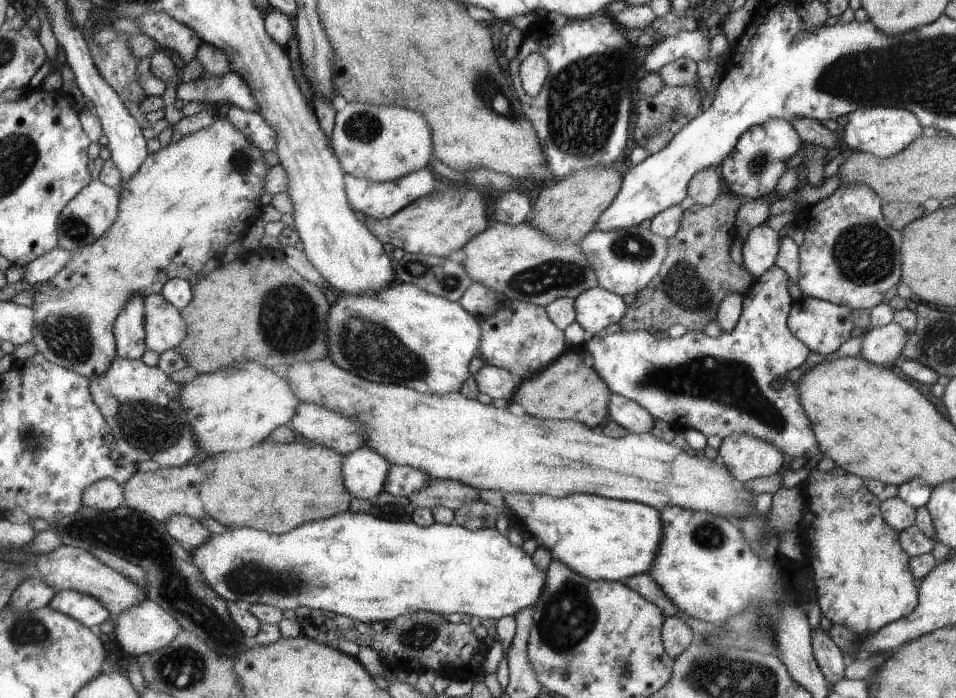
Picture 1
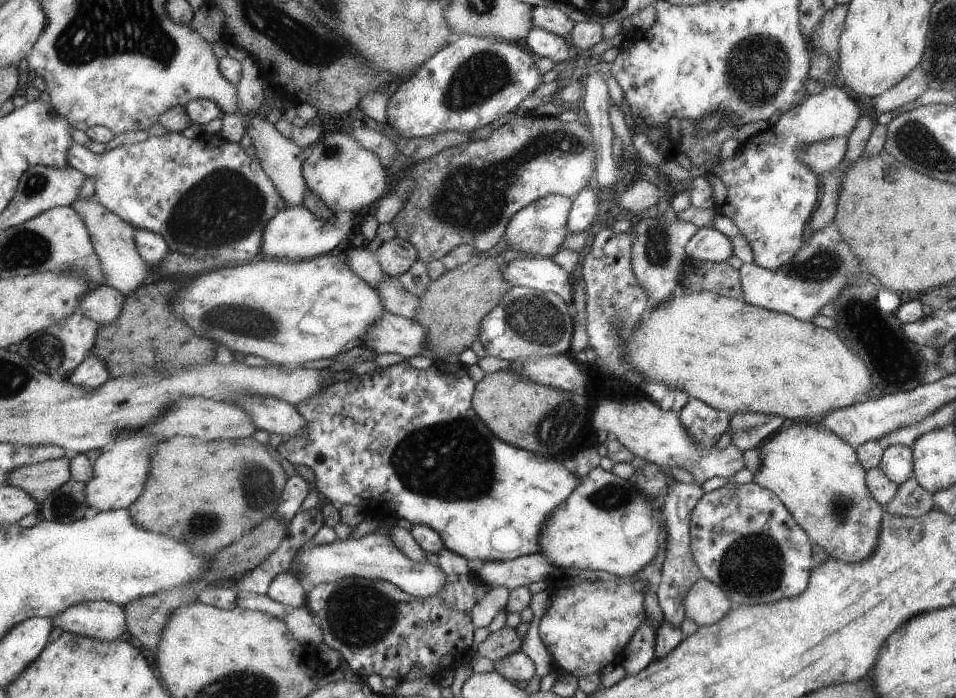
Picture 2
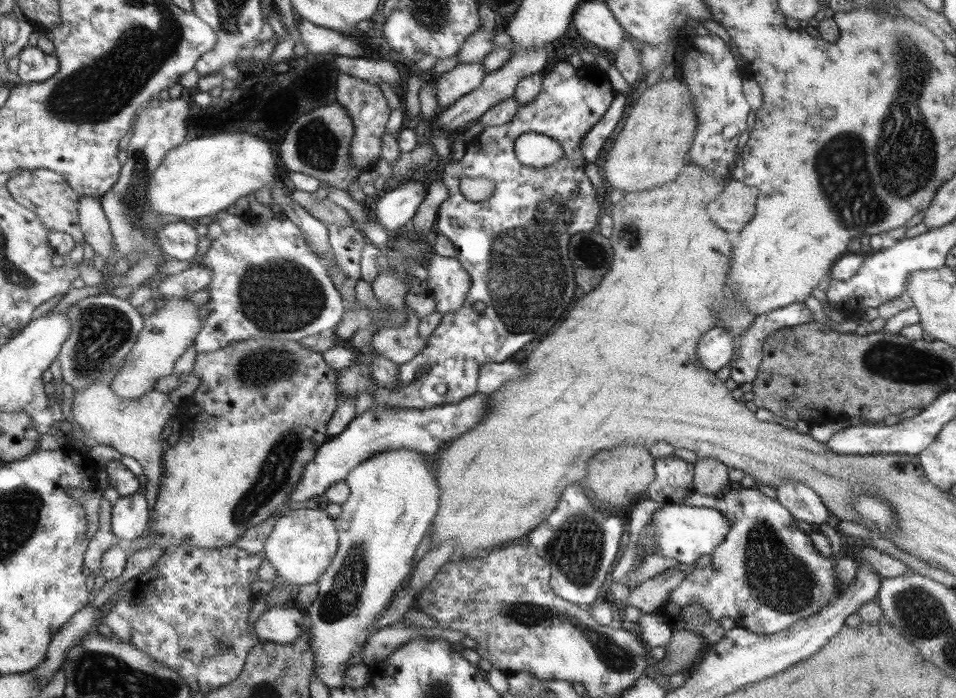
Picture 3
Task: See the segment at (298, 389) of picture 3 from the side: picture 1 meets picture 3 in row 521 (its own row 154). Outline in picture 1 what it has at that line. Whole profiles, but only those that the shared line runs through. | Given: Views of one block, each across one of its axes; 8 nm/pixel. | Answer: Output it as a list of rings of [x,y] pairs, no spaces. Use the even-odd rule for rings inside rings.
[[[224,115],[214,117],[213,122],[207,128],[182,136],[178,142],[169,142],[167,145],[161,145],[157,152],[149,154],[138,167],[138,173],[134,173],[134,176],[125,184],[125,187],[122,186],[121,211],[117,222],[105,232],[105,235],[100,240],[79,250],[80,254],[76,255],[68,263],[68,266],[65,266],[65,269],[61,270],[52,280],[31,286],[31,291],[35,293],[35,305],[32,308],[36,315],[36,332],[33,342],[38,351],[50,362],[72,369],[90,381],[98,378],[99,375],[105,375],[112,368],[113,362],[118,358],[114,334],[116,321],[125,309],[127,302],[133,296],[136,296],[138,293],[144,298],[152,293],[160,293],[164,283],[168,282],[169,279],[188,280],[191,276],[197,275],[197,272],[200,272],[202,266],[208,260],[214,259],[217,254],[222,255],[227,246],[233,243],[233,240],[241,240],[241,228],[247,229],[250,224],[245,222],[245,220],[247,218],[251,220],[251,216],[257,217],[256,213],[259,213],[259,196],[263,195],[263,176],[267,177],[269,170],[265,166],[265,162],[263,162],[263,154]]]

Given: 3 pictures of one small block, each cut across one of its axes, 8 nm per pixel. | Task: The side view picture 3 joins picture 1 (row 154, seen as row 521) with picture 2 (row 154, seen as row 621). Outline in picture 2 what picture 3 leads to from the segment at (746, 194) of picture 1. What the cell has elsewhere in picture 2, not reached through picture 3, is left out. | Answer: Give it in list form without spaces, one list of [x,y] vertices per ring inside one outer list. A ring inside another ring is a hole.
[[[831,84],[831,88],[824,86],[817,94],[806,96],[799,105],[780,114],[775,124],[768,125],[759,134],[740,143],[731,158],[711,156],[705,164],[697,168],[688,168],[688,166],[682,167],[673,158],[667,157],[661,164],[656,165],[656,168],[661,170],[668,180],[670,178],[692,180],[694,177],[703,176],[711,186],[715,212],[730,218],[750,244],[752,263],[761,268],[777,270],[779,266],[787,265],[801,248],[803,228],[807,228],[805,224],[815,208],[817,190],[820,190],[820,186],[817,186],[818,175],[813,174],[809,166],[801,164],[800,159],[797,158],[797,150],[811,142],[824,141],[833,137],[847,138],[856,128],[857,116],[859,116],[859,110],[855,102],[847,94],[843,94],[839,88],[835,88],[835,84]]]

